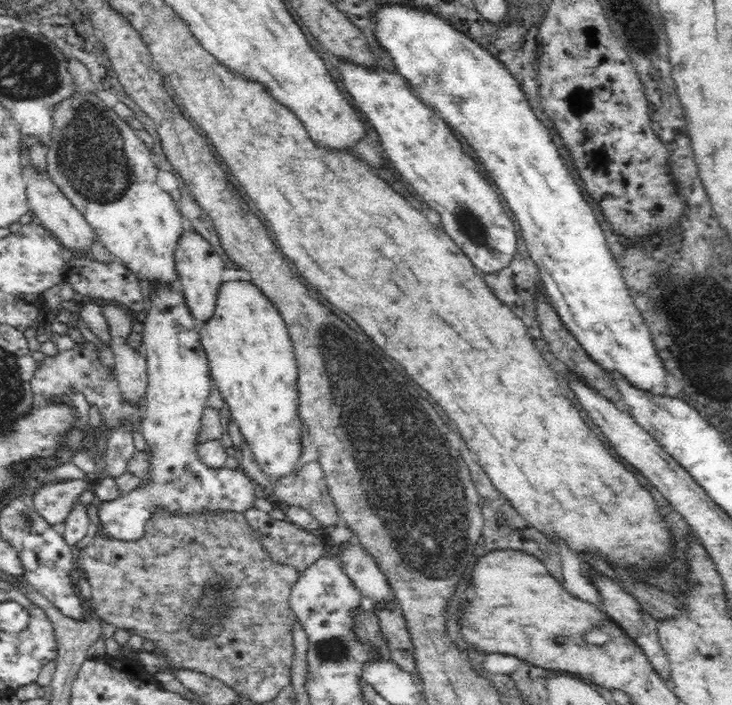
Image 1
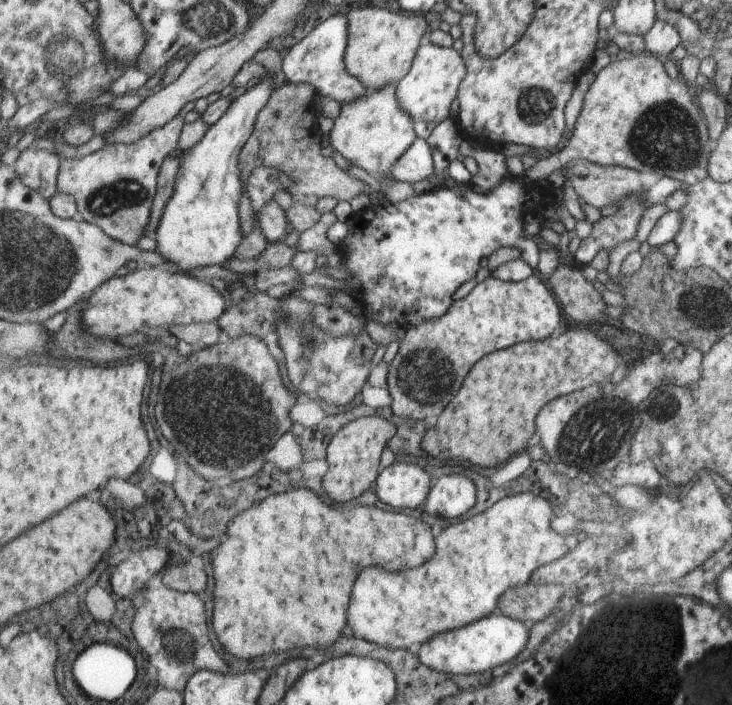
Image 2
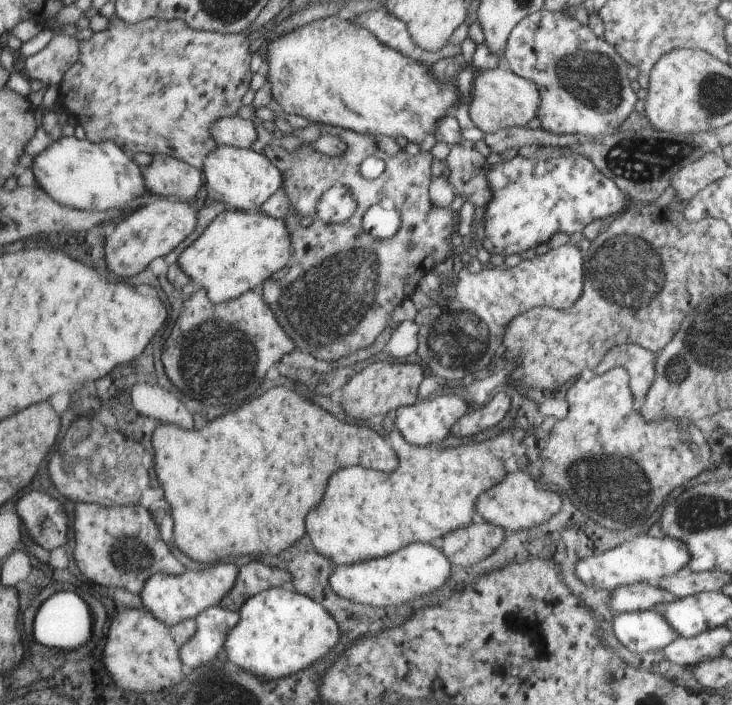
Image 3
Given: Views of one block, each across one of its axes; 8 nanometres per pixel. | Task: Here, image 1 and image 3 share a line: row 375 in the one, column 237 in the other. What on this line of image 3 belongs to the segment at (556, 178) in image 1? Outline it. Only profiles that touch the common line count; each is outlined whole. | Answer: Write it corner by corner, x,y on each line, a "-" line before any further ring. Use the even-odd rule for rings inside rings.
269,588
252,596
239,610
240,620
226,637
229,662
262,678
278,681
324,661
341,642
337,620
321,603
298,591

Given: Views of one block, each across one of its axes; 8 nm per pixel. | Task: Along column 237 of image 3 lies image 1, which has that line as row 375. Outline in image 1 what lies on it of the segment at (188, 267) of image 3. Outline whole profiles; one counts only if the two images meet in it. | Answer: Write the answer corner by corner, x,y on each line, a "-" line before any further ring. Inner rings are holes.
243,280
222,281
218,292
214,316
198,330
202,348
207,353
211,378
218,384
230,418
248,440
249,448
259,468
272,478
296,476
302,456
302,428
304,422
298,416
298,365
293,342
279,310
273,302
252,282

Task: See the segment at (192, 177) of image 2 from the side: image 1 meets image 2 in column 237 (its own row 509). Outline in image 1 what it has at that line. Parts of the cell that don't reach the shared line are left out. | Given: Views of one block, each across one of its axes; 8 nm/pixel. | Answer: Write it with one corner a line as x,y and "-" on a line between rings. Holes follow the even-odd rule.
149,281
144,283
144,291
150,306
140,316
144,327
140,349
147,362
147,390
144,400
146,414
141,419
140,431
144,434
150,452
150,482
127,492
126,496
120,495
116,500
98,503
98,518
102,524
103,534
124,541
140,538
144,534
145,525
155,513
178,514
178,516
206,513
243,515
246,510
254,507
254,502
262,492
257,484
252,484
252,480
240,472
240,468
214,469
198,457
200,418
211,392
207,353
202,348
194,317
191,316
181,291
176,292
171,285
152,285

